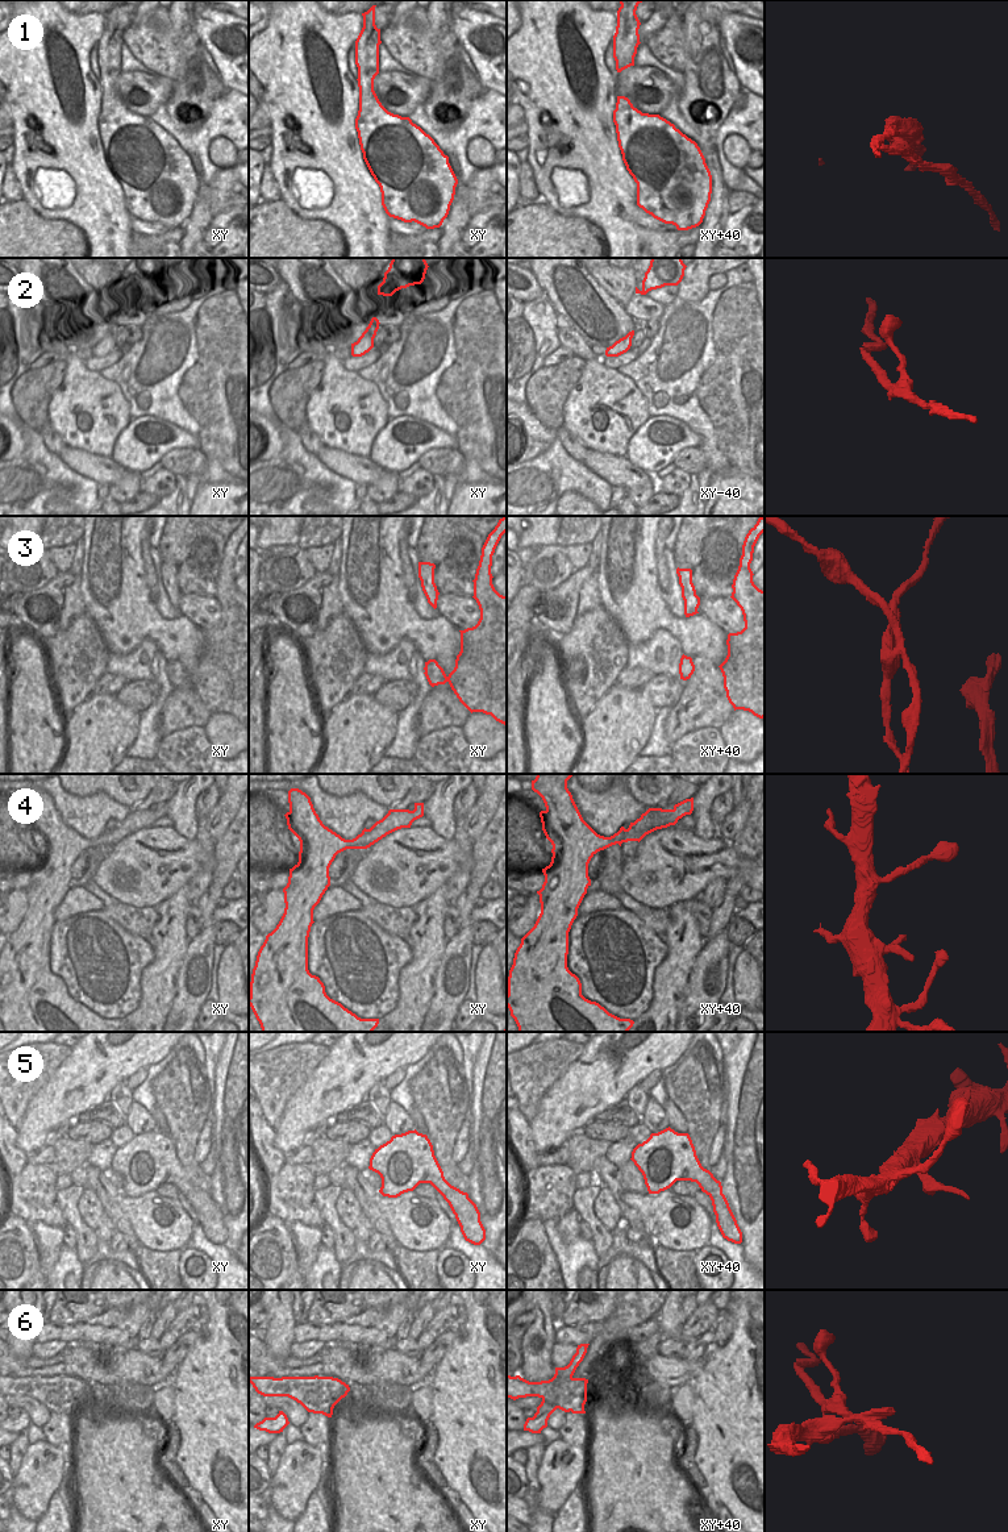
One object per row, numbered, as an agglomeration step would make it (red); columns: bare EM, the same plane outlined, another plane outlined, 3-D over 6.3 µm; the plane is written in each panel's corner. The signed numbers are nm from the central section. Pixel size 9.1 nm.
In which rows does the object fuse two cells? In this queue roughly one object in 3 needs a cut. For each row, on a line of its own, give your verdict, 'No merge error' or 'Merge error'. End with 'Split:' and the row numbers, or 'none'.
1: Merge error
2: No merge error
3: Merge error
4: No merge error
5: No merge error
6: Merge error
Split: 1, 3, 6

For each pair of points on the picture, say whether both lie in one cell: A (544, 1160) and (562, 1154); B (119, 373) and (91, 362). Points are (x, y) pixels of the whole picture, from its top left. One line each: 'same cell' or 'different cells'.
A: same cell
B: different cells

